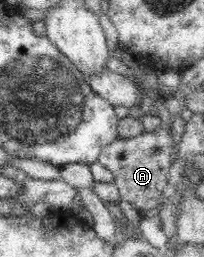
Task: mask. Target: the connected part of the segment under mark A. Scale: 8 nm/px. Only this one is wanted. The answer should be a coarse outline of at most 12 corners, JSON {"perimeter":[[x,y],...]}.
{"perimeter":[[171,124],[103,148],[122,203],[158,207],[176,152]]}

